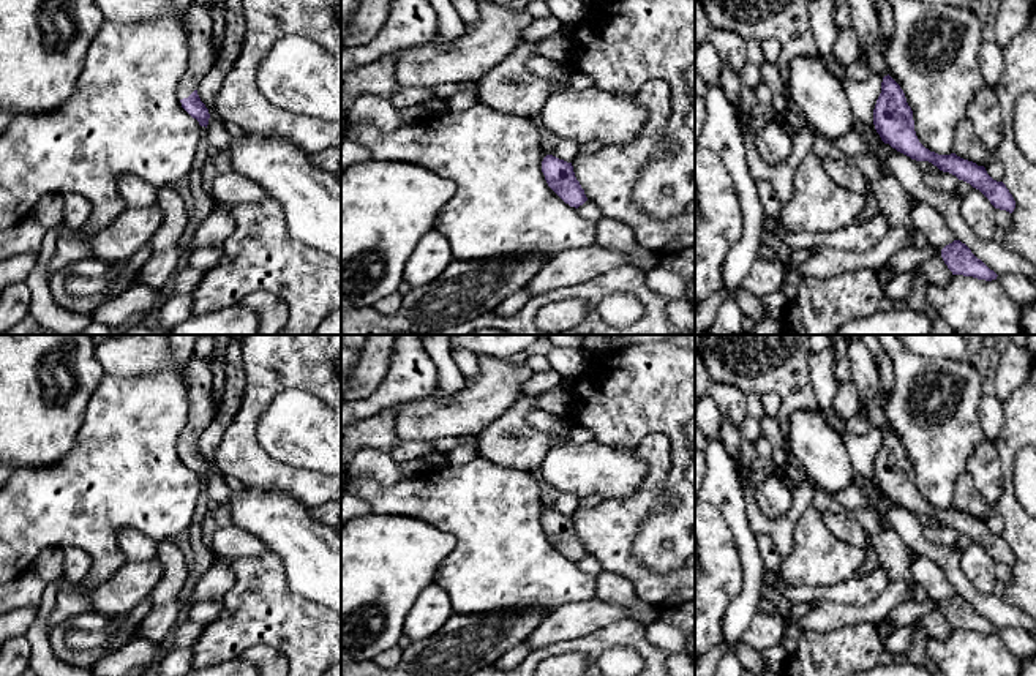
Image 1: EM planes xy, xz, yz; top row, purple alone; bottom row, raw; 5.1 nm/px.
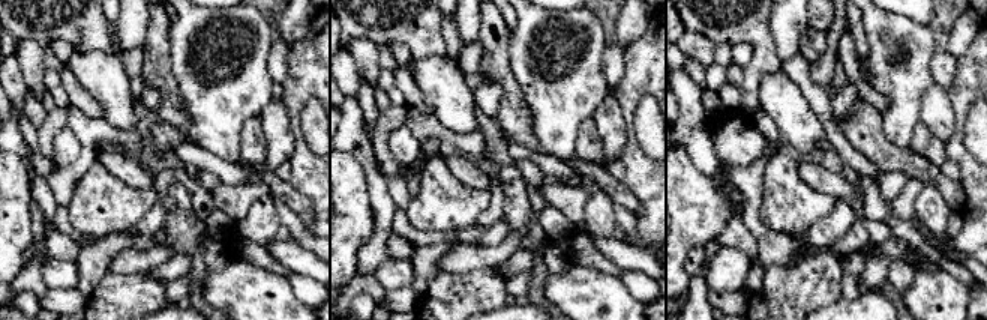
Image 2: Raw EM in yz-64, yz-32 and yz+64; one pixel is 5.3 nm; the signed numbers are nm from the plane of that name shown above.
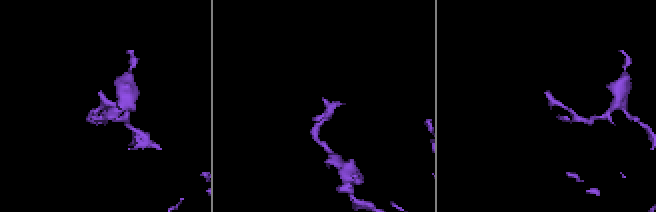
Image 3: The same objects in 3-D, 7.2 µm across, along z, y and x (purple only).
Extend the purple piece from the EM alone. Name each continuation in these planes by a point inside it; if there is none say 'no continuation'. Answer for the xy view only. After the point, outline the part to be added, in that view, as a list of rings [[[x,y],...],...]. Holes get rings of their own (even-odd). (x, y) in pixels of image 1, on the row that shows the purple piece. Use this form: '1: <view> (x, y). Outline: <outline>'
1: xy (198, 21). Outline: [[[193,0],[185,11],[183,27],[190,47],[188,66],[178,84],[178,100],[197,90],[201,81],[213,69],[213,2],[202,5]]]

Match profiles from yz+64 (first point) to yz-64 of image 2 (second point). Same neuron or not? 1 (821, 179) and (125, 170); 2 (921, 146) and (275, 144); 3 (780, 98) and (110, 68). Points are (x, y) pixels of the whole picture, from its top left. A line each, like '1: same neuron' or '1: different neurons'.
1: same neuron
2: different neurons
3: same neuron

